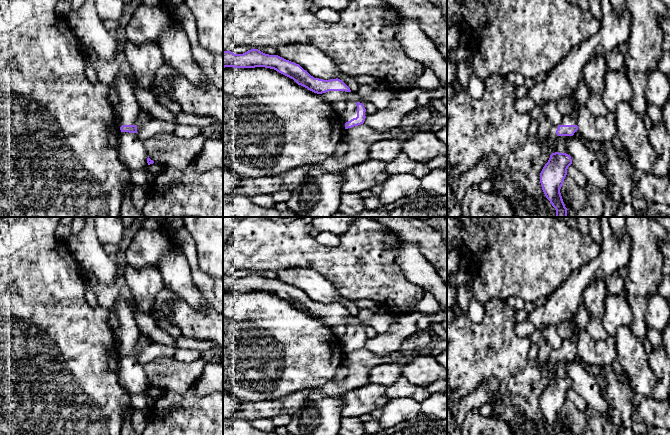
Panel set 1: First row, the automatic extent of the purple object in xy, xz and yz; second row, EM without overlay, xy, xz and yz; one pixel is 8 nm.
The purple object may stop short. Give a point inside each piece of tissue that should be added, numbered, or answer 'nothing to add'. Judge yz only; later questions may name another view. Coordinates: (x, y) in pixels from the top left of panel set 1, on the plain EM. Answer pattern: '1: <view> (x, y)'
1: yz (552, 356)

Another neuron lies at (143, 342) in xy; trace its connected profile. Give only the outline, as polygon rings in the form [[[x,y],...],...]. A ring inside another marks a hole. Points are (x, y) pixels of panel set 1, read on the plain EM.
[[[141,334],[137,341],[137,355],[140,354],[146,347],[151,343],[151,340],[148,339],[145,335]]]

